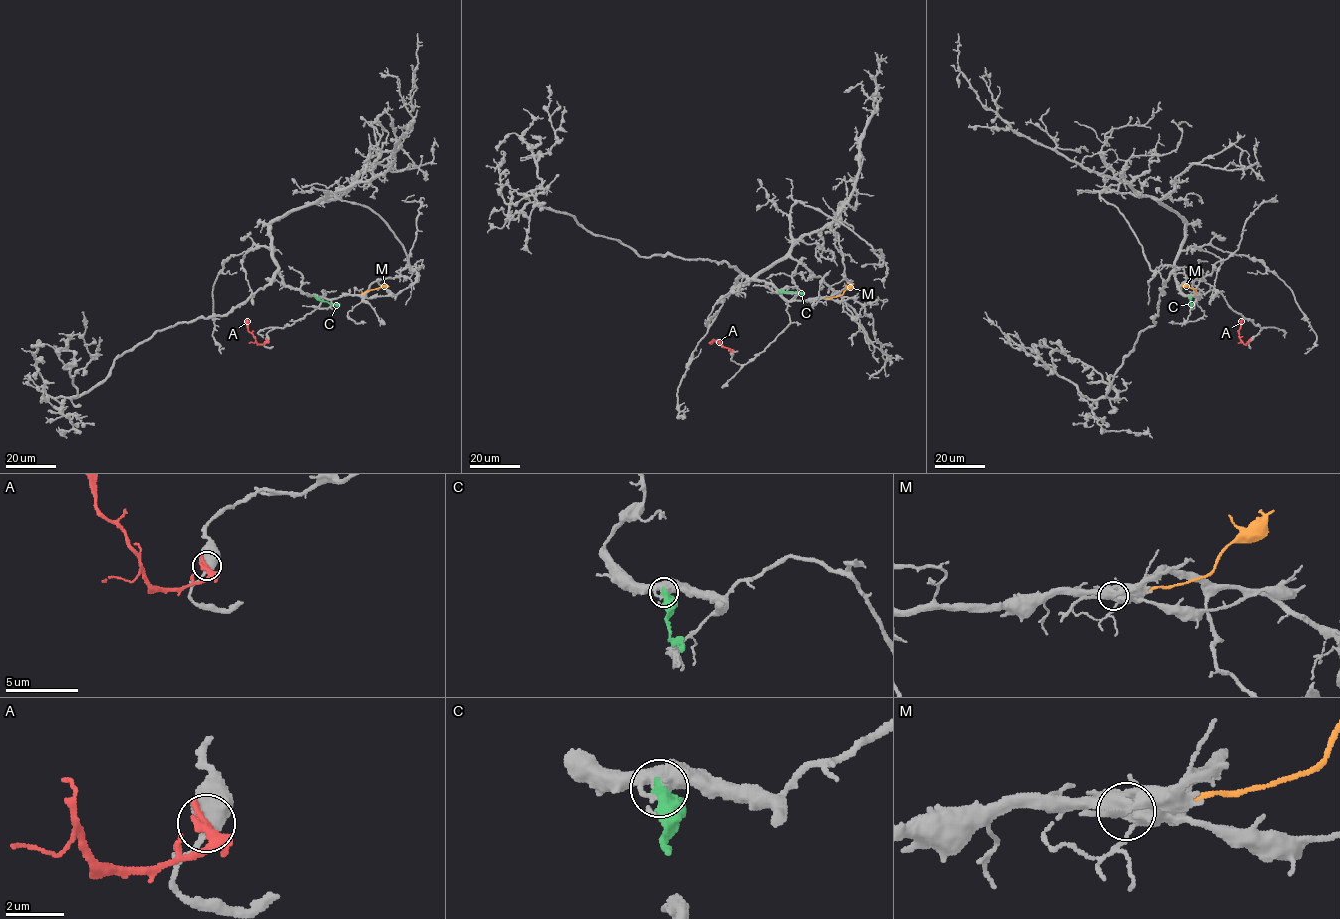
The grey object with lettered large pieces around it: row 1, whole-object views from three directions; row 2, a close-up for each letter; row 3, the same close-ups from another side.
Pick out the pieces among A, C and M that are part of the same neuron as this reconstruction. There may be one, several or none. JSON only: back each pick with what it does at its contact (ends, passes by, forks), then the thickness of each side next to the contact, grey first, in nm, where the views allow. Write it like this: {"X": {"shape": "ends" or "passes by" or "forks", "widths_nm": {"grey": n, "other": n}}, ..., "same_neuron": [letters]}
{"same_neuron": []}

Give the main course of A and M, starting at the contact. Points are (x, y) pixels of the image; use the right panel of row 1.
A: (1249, 340), (1244, 344), (1239, 337), (1242, 319)
M: (1197, 294), (1194, 289), (1182, 286)

